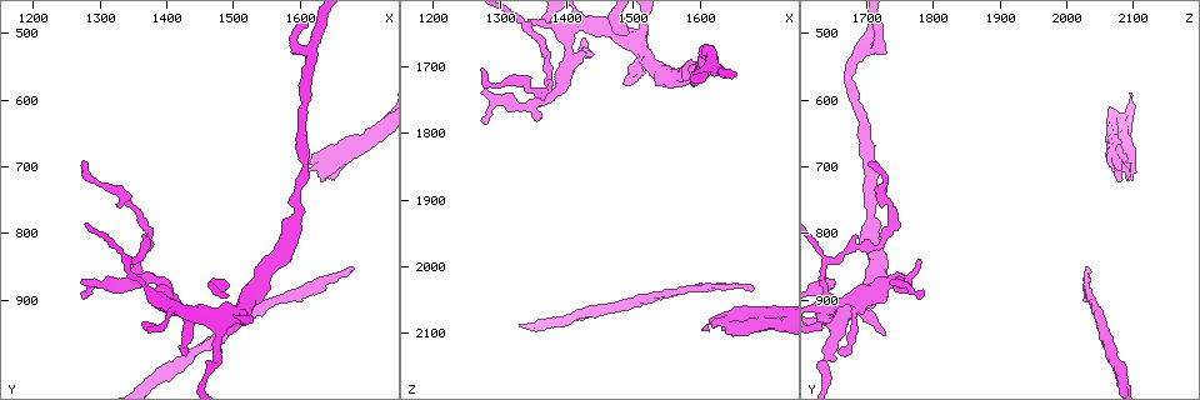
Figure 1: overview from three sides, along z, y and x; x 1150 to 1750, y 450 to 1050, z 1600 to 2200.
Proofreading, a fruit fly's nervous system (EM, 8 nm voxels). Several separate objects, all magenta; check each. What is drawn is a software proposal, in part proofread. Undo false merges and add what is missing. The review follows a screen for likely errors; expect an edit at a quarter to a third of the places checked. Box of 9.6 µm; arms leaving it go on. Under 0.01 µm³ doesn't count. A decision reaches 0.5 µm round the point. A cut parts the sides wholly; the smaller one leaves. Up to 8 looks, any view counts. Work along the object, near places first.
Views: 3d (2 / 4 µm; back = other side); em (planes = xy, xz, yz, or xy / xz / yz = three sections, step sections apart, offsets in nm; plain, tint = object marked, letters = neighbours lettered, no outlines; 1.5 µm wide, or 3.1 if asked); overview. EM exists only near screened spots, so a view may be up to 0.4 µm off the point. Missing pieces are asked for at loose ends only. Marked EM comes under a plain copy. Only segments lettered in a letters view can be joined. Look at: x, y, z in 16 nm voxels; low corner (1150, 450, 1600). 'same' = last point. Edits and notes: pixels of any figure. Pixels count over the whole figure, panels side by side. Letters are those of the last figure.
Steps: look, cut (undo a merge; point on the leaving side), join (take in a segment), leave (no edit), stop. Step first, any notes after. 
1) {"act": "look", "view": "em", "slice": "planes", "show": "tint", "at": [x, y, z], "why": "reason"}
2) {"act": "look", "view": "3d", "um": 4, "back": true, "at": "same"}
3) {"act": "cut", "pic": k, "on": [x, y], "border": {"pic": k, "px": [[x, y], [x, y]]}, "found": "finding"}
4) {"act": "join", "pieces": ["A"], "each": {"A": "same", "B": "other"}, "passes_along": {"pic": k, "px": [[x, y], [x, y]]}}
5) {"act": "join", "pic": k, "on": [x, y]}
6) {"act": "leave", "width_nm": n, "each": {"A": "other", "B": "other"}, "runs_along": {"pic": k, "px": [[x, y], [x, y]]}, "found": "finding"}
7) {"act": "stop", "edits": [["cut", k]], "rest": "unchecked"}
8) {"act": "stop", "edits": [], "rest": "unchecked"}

{"act": "look", "view": "3d", "um": 4, "at": [1680, 850, 2030], "why": "tapers out"}

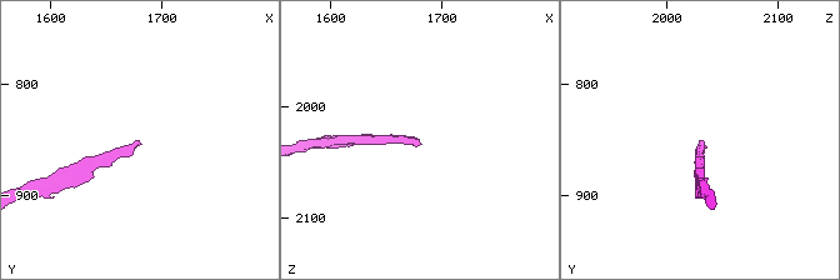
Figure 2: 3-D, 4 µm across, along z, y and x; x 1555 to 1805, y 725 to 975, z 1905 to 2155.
{"act": "look", "view": "em", "slice": "planes", "show": "letters", "at": [1680, 848, 2034]}

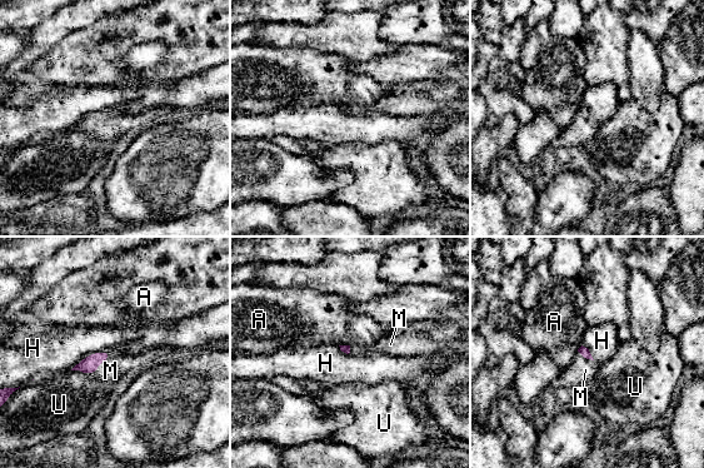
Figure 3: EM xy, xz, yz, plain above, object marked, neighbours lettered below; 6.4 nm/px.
{"act": "join", "pieces": ["M"], "each": {"A": "other", "H": "other", "M": "same", "U": "other"}, "passes_along": {"pic": 3, "px": [[89, 364], [101, 361], [110, 371]]}, "found": "the cell continues"}

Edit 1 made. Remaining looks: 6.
{"act": "look", "view": "overview", "why": "see it whole again"}

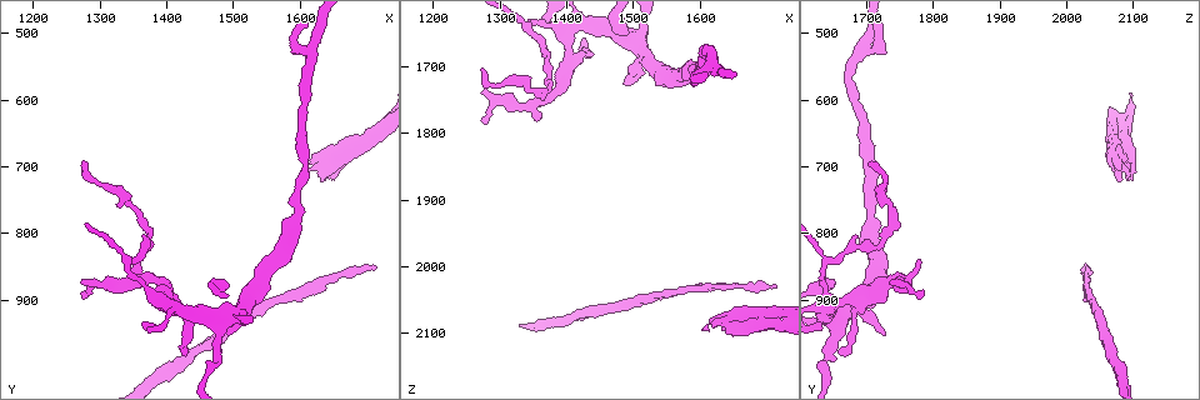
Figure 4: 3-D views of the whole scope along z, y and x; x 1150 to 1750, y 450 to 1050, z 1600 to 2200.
{"act": "look", "view": "em", "slice": "planes", "show": "tint", "at": [1635, 715, 2090], "why": "branch stops here"}

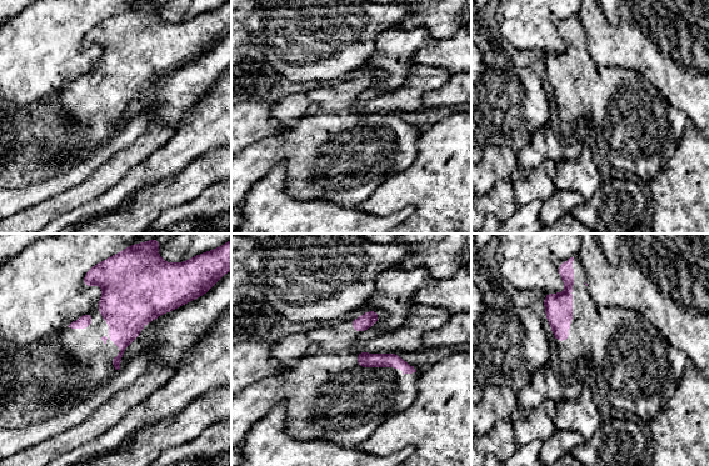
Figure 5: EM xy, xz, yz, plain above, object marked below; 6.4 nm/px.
{"act": "look", "view": "em", "slice": "planes", "show": "letters", "at": "same"}

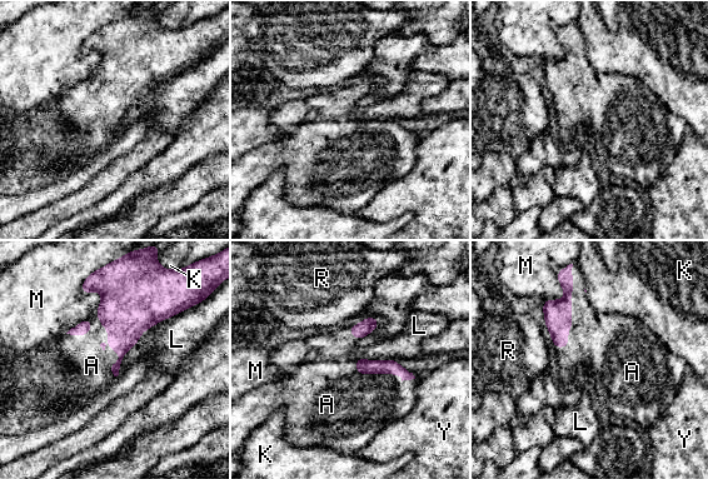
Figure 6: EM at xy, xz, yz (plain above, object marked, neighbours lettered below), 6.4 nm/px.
{"act": "join", "pieces": ["A"], "each": {"A": "same", "K": "other", "L": "other", "M": "other", "R": "other", "Y": "other"}, "passes_along": {"pic": 6, "px": [[126, 310], [109, 344], [91, 365]]}, "found": "it goes on there"}

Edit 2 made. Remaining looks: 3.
{"act": "stop", "edits": [["join", 3], ["join", 6]], "rest": "unchecked"}

